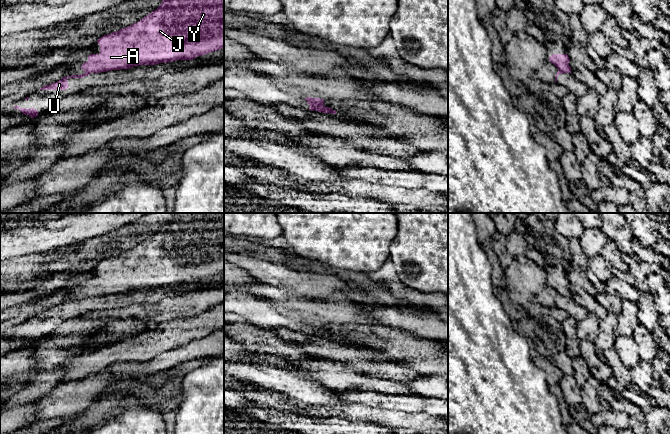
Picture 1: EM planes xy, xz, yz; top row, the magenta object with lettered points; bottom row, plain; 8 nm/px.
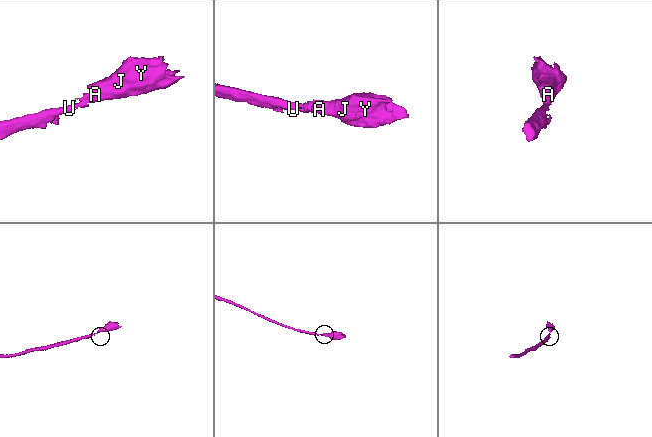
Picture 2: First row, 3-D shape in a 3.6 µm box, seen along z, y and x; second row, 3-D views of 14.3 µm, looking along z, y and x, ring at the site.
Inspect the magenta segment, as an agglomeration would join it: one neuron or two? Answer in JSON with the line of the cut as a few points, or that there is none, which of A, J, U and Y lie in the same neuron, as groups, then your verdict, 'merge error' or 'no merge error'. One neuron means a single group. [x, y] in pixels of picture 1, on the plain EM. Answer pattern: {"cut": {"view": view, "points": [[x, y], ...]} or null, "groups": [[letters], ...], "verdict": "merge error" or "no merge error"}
{"cut": {"view": "xz", "points": [[308, 326], [323, 330]]}, "groups": [["A", "J", "Y"], ["U"]], "verdict": "merge error"}

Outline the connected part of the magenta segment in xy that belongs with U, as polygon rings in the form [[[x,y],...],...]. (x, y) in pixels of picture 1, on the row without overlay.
[[[84,297],[81,299],[66,300],[55,307],[43,310],[42,312],[40,312],[40,314],[66,314],[69,310],[68,305],[67,305],[68,302],[83,302],[83,301],[89,300],[89,299],[90,299],[90,297]]]

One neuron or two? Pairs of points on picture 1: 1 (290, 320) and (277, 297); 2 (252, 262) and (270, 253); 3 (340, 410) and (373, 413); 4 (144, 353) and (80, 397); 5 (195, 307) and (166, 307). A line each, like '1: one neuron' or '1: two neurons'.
1: two neurons
2: two neurons
3: one neuron
4: two neurons
5: one neuron

